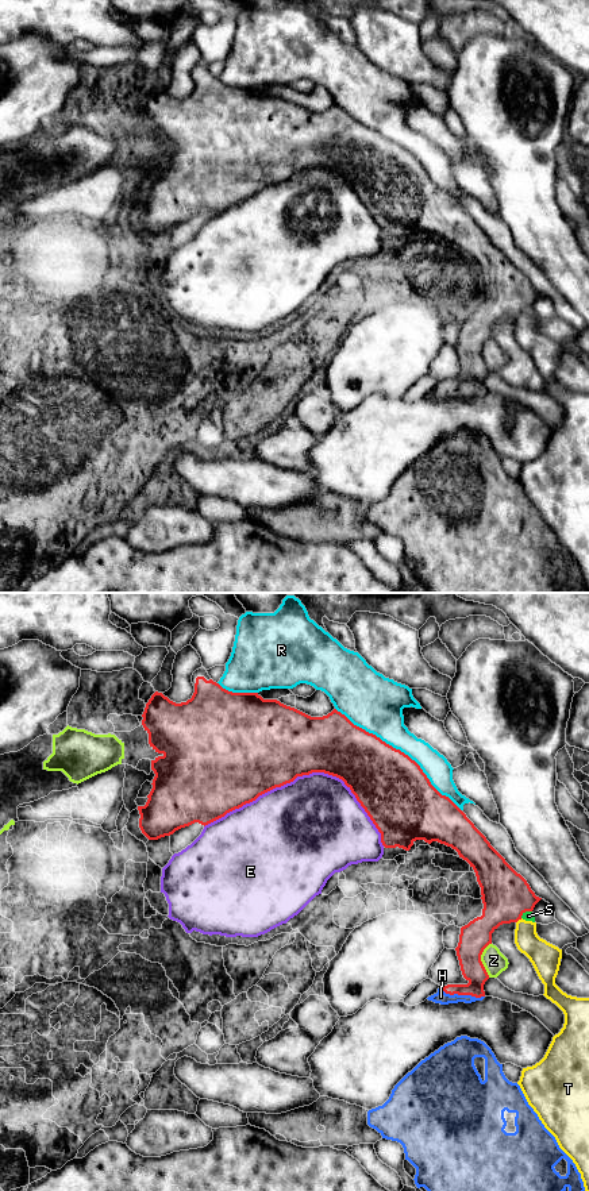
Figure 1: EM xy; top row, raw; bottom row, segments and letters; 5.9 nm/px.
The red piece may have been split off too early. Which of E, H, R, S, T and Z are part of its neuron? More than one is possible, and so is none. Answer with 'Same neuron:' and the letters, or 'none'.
Same neuron: H

